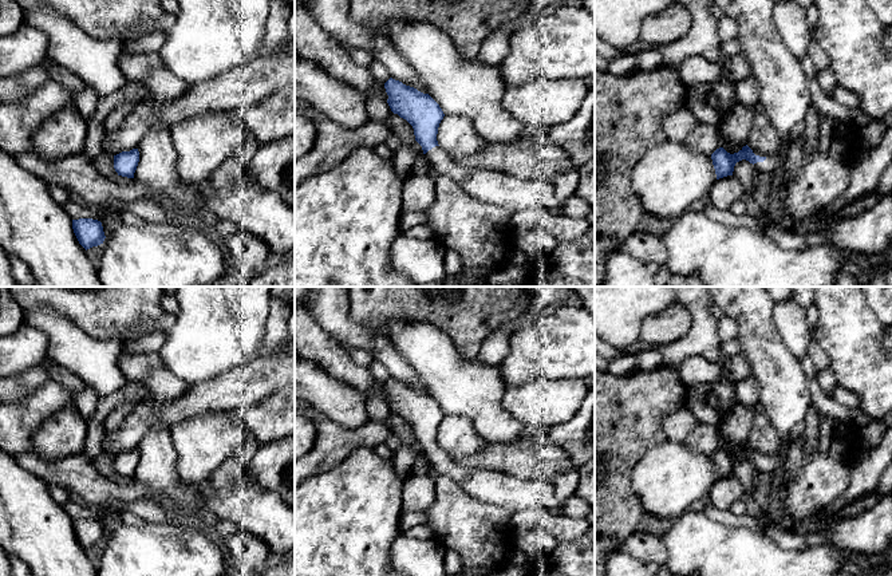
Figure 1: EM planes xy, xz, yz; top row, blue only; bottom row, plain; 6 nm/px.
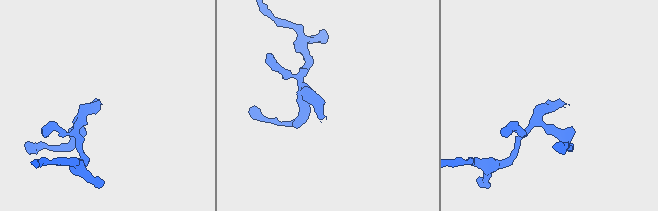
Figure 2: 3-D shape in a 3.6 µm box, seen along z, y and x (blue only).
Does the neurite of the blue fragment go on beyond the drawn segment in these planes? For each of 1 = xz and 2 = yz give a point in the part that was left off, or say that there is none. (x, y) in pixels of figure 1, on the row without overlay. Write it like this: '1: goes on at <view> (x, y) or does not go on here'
1: goes on at xz (504, 490)
2: goes on at yz (772, 462)

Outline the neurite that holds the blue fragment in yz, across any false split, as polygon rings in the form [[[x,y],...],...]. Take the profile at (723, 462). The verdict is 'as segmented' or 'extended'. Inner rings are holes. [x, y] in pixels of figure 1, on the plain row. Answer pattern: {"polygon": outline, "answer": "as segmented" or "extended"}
{"polygon": [[[746,445],[738,453],[730,454],[723,447],[717,449],[711,454],[713,465],[715,469],[717,480],[733,476],[737,462],[746,459],[754,465],[759,473],[773,474],[782,466],[779,451],[769,457],[759,457]]], "answer": "extended"}

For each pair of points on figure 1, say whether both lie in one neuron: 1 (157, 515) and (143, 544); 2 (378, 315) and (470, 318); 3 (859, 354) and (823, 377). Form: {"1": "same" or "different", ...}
{"1": "different", "2": "same", "3": "different"}

